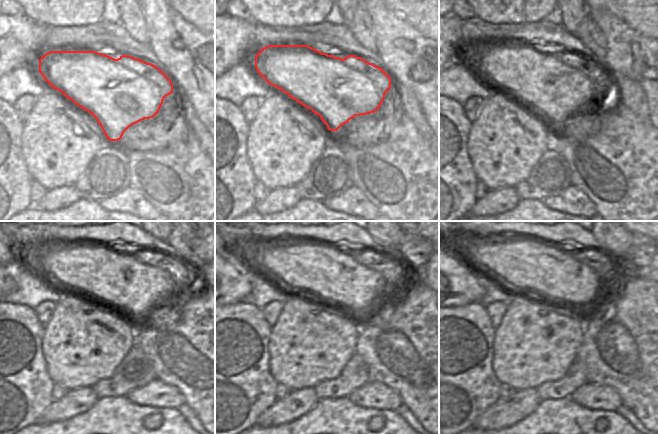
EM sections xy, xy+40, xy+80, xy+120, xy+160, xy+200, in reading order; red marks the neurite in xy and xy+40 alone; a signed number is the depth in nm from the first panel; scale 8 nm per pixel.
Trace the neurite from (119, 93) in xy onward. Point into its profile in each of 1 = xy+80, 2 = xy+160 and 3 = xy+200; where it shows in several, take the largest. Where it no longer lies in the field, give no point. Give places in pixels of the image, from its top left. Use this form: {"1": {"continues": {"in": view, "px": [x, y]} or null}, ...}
{"1": {"continues": {"in": "xy+80", "px": [555, 78]}}, "2": {"continues": {"in": "xy+160", "px": [334, 277]}}, "3": {"continues": {"in": "xy+200", "px": [543, 275]}}}

